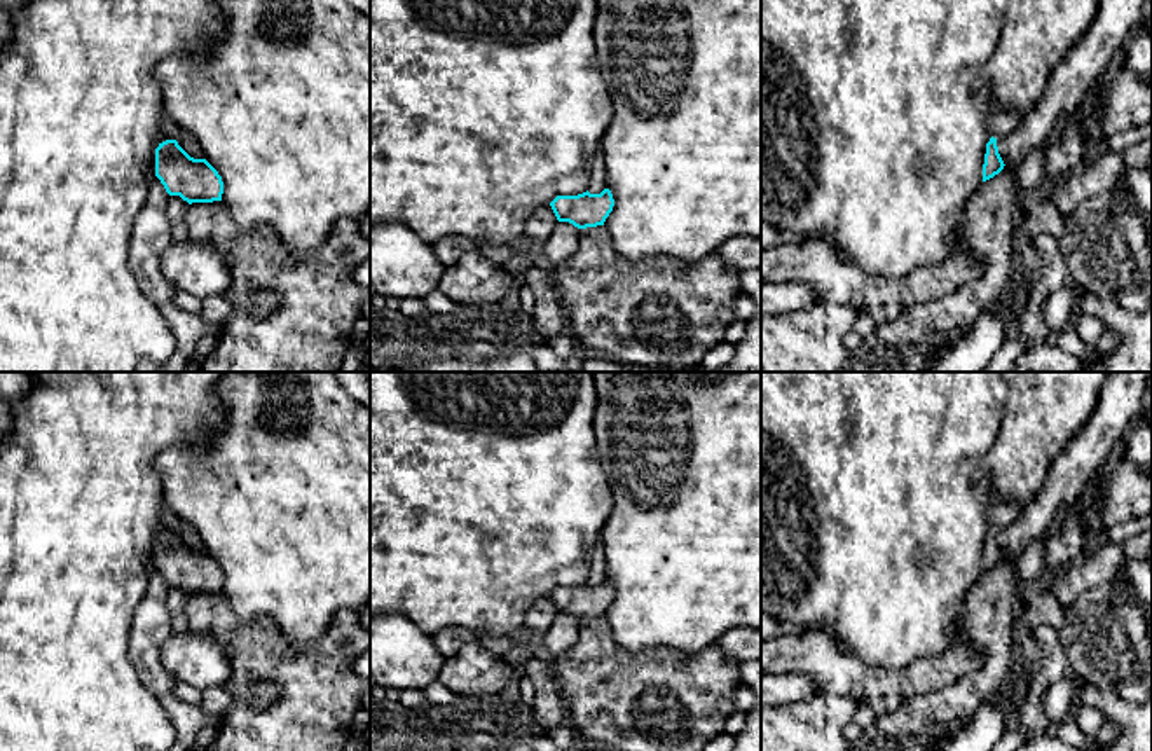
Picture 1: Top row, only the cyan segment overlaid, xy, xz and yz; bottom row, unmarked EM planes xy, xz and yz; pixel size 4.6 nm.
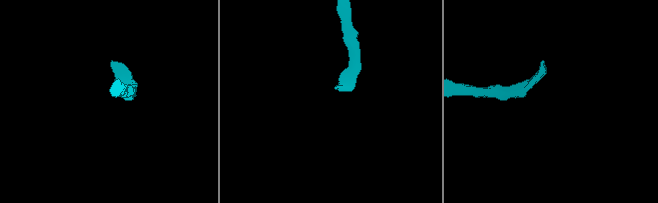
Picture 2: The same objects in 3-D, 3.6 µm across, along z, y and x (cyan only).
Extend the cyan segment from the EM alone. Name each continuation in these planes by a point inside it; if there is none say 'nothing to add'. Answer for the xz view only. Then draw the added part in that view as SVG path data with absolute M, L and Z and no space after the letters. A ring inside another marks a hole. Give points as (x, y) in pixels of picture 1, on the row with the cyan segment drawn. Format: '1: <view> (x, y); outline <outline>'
nothing to add

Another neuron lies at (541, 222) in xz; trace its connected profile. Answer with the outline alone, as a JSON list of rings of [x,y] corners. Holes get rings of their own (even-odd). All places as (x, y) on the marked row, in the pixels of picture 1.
[[[550,204],[538,208],[525,224],[525,236],[539,248],[559,224]]]

